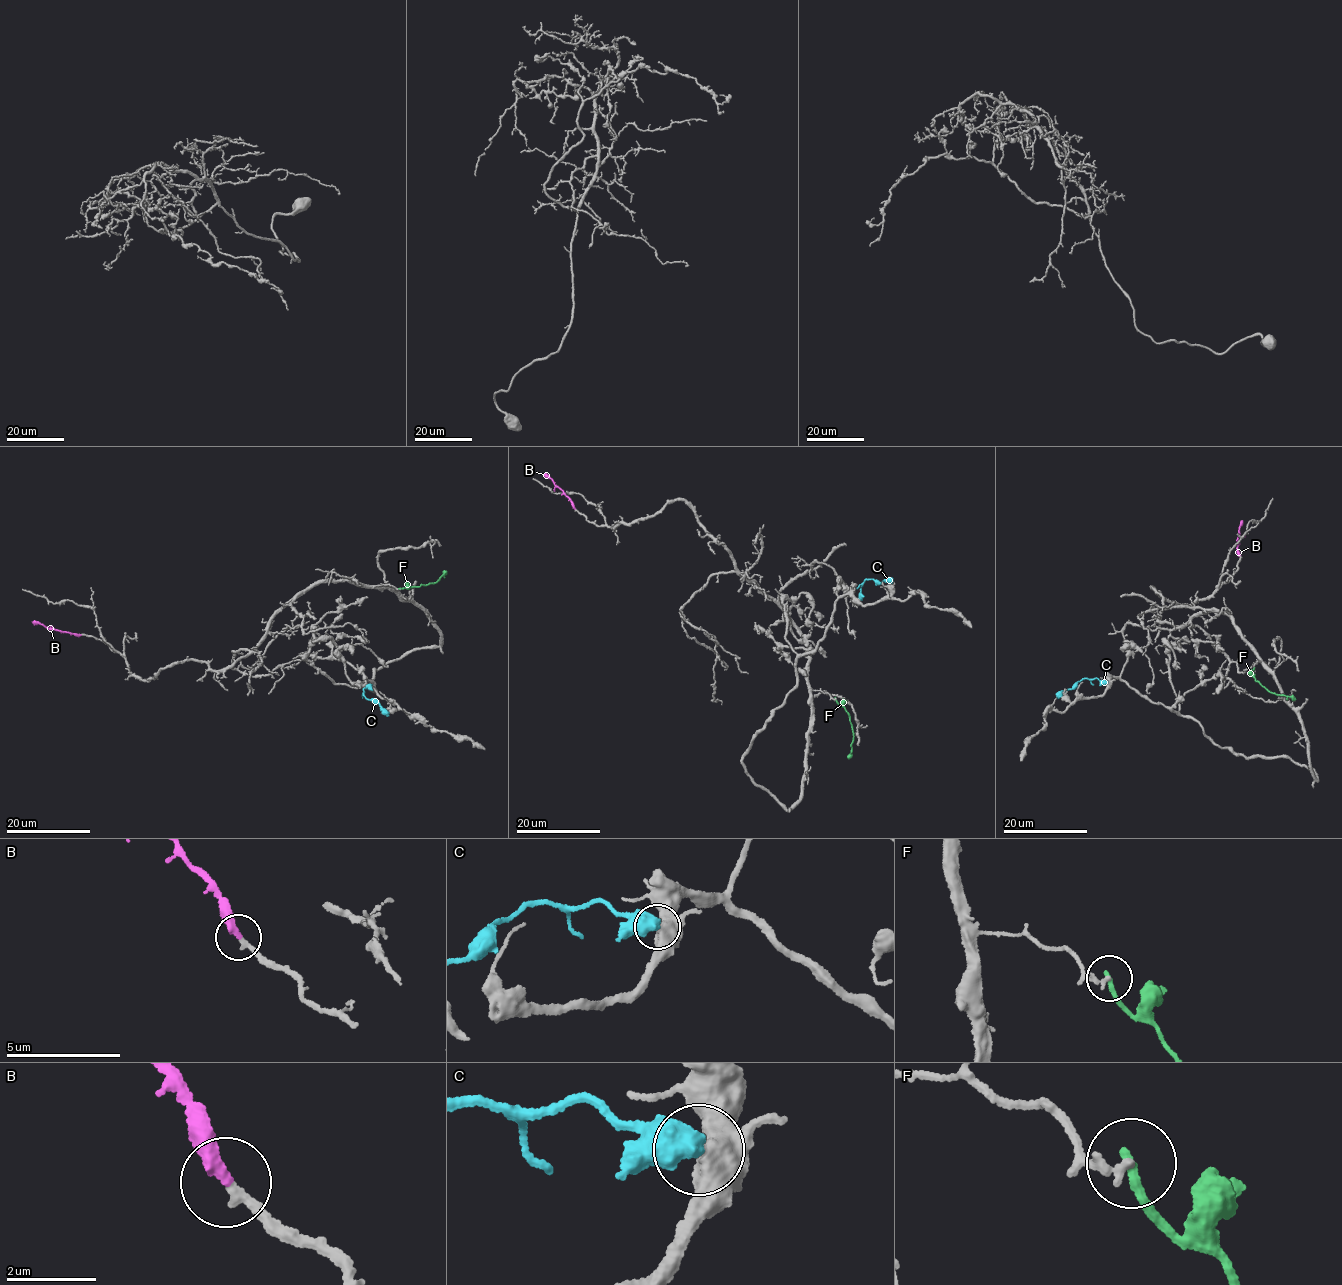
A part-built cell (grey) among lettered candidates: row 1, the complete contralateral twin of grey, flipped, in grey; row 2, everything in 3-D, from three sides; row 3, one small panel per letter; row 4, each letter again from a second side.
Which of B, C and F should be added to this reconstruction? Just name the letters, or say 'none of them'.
B

